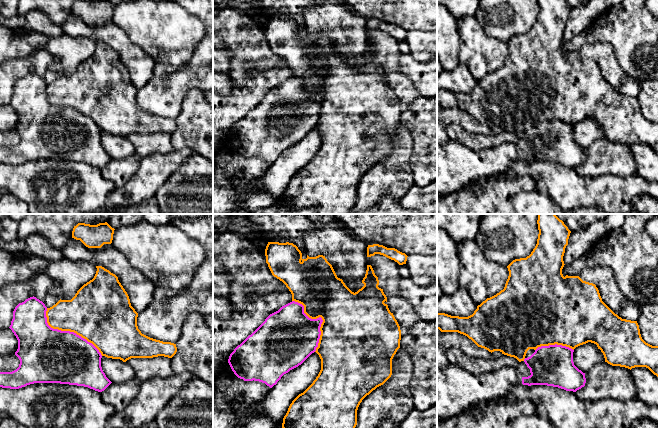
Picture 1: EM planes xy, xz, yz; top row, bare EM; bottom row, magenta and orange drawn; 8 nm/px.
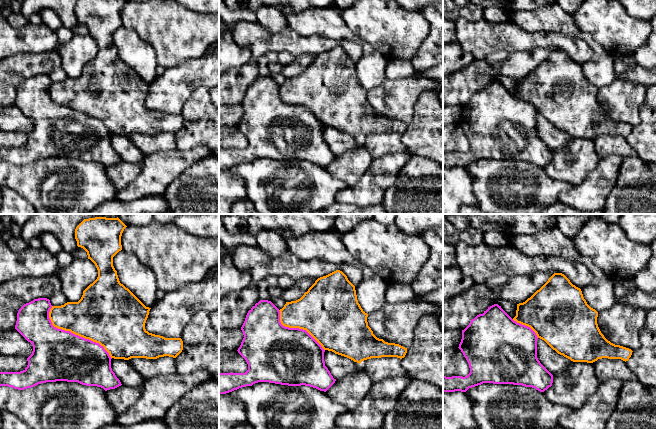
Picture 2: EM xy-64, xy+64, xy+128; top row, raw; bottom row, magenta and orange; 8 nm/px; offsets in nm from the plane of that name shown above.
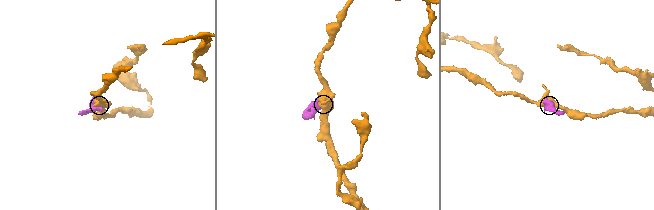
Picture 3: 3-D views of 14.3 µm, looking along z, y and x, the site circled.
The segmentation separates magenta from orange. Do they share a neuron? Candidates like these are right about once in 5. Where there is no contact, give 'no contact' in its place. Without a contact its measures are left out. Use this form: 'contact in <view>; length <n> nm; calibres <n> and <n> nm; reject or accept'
contact in xy; length 600 nm; calibres 440 and 420 nm; reject

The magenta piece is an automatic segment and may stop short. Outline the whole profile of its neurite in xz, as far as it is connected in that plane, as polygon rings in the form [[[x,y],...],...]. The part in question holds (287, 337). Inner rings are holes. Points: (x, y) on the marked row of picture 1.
[[[292,301],[270,314],[265,321],[230,354],[228,363],[234,374],[244,381],[259,381],[272,388],[281,377],[301,365],[318,347],[323,320],[311,319],[304,313],[304,306]]]

